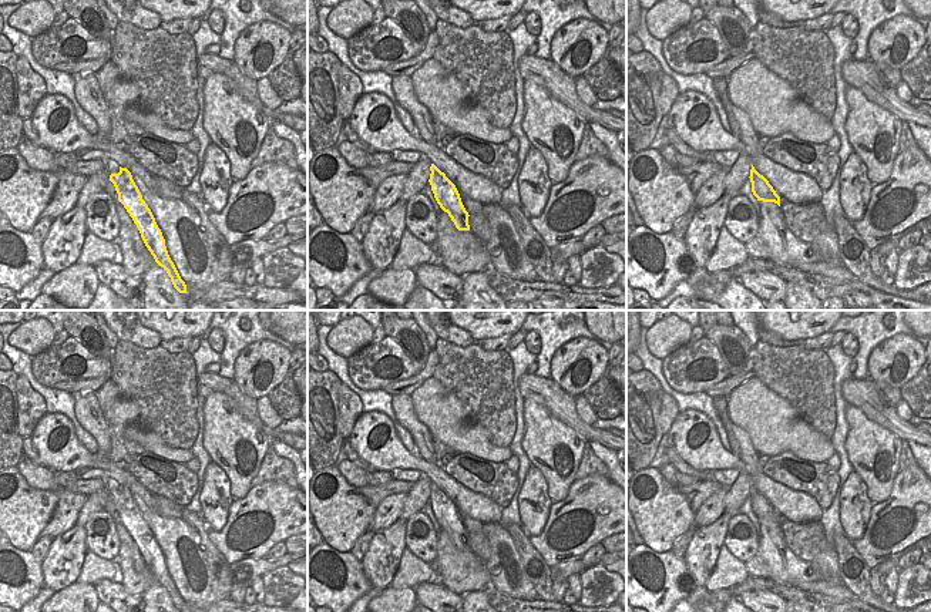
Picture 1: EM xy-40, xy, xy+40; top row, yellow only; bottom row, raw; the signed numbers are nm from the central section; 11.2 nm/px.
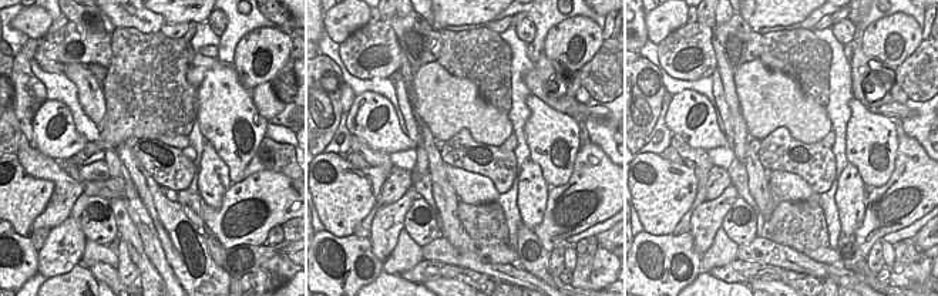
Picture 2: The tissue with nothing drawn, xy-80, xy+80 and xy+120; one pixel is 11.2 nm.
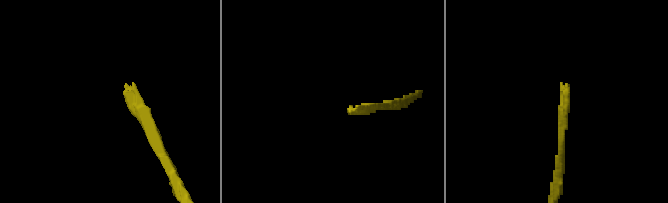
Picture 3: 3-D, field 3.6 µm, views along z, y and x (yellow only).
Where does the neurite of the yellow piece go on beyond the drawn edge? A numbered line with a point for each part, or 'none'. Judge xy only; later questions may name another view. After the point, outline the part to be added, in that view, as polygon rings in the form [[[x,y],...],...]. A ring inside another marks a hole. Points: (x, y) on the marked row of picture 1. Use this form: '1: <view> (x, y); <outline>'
none

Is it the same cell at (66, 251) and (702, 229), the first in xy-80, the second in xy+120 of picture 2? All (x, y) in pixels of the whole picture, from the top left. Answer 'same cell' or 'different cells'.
same cell

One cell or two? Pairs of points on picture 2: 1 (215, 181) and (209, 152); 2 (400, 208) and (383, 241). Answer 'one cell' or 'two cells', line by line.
1: one cell
2: one cell

